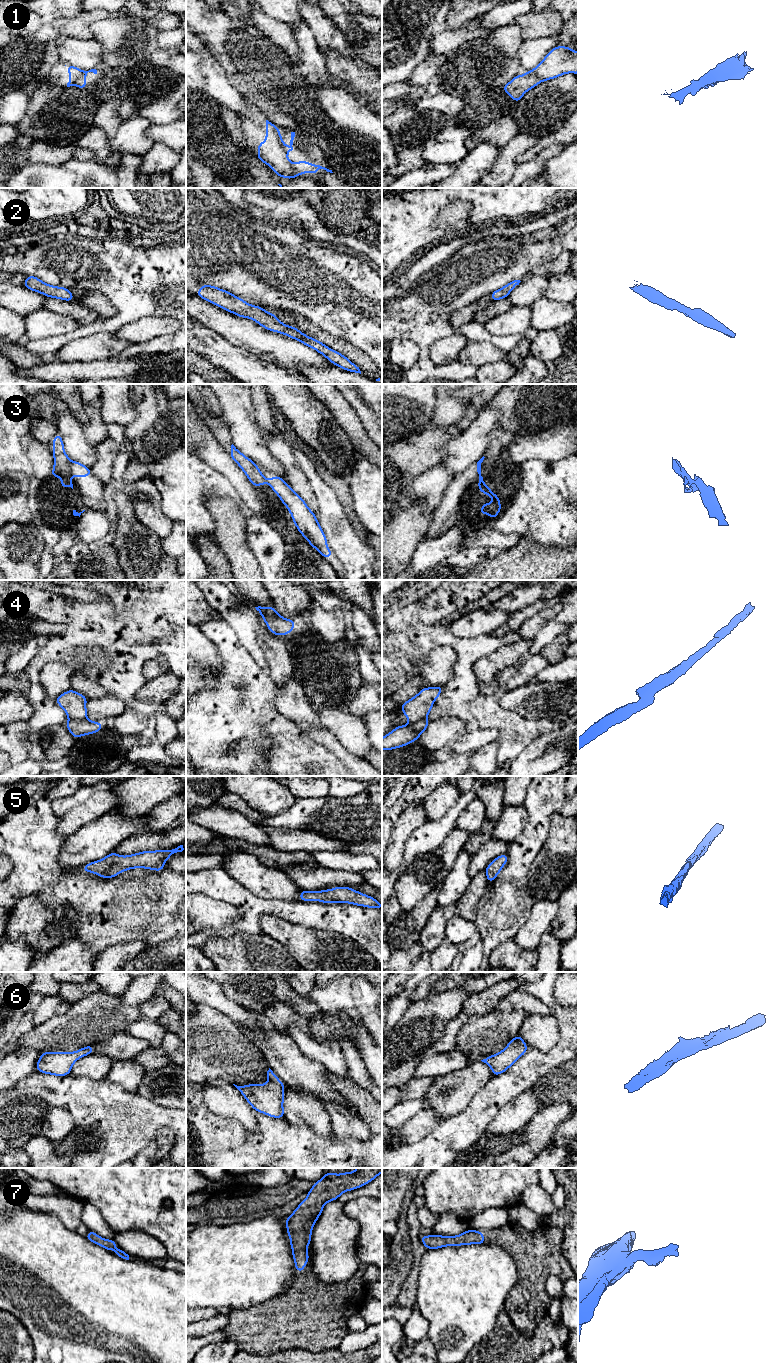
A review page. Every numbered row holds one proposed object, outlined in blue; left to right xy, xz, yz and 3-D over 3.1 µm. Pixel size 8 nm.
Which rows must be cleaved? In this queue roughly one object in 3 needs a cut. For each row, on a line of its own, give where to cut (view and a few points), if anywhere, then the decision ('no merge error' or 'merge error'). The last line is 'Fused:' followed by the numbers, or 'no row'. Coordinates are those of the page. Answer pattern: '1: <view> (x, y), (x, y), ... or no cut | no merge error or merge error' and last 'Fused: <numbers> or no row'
1: xz (278, 134), (278, 140), (286, 155) | merge error
2: no cut | no merge error
3: xy (72, 461), (70, 473) | merge error
4: xy (85, 717), (69, 720) | merge error
5: no cut | no merge error
6: no cut | no merge error
7: no cut | no merge error
Fused: 1, 3, 4

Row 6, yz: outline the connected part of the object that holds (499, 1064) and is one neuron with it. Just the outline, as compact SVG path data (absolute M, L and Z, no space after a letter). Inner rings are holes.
M517 1034L501 1052L481 1061L486 1063L492 1069L493 1076L496 1076L511 1067L527 1050L528 1047L526 1043L519 1034Z

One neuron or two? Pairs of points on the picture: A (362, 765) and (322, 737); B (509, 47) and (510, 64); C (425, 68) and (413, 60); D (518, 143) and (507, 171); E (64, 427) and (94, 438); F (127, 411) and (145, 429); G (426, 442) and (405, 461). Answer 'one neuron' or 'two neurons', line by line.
A: one neuron
B: one neuron
C: two neurons
D: one neuron
E: two neurons
F: two neurons
G: one neuron

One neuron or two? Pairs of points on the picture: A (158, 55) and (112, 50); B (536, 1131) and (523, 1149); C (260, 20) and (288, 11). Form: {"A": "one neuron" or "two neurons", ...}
{"A": "two neurons", "B": "one neuron", "C": "two neurons"}

